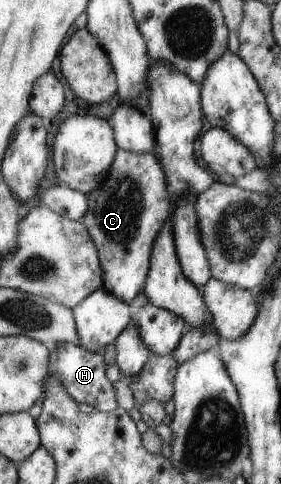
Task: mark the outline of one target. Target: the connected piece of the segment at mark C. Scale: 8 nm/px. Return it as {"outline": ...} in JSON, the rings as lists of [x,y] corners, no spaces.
{"outline":[[[117,150],[115,160],[99,188],[95,188],[87,195],[89,208],[81,222],[89,231],[97,247],[101,270],[103,270],[103,287],[107,292],[117,296],[119,300],[130,303],[143,290],[151,264],[153,244],[163,228],[163,222],[172,213],[171,194],[167,192],[167,176],[163,172],[157,156],[153,152],[129,152]]]}

